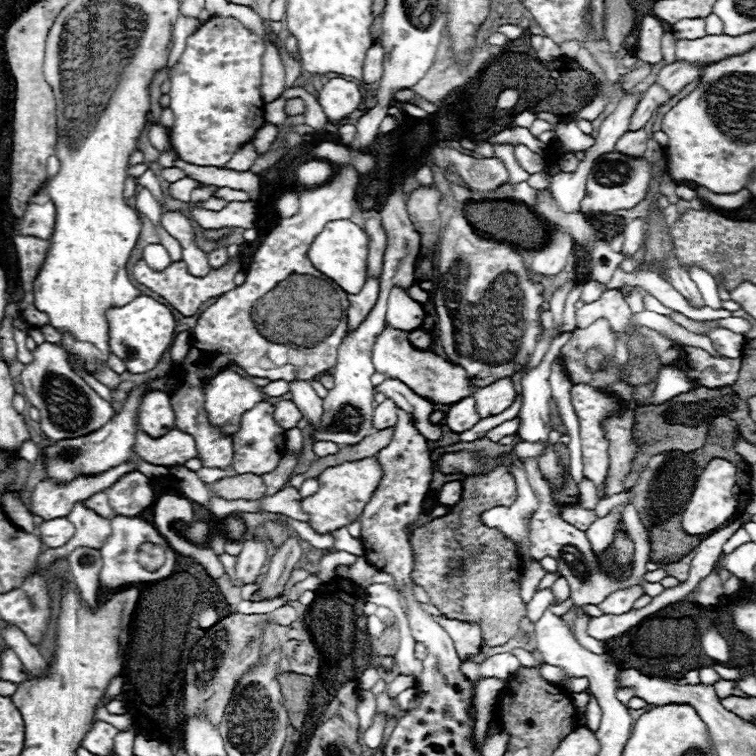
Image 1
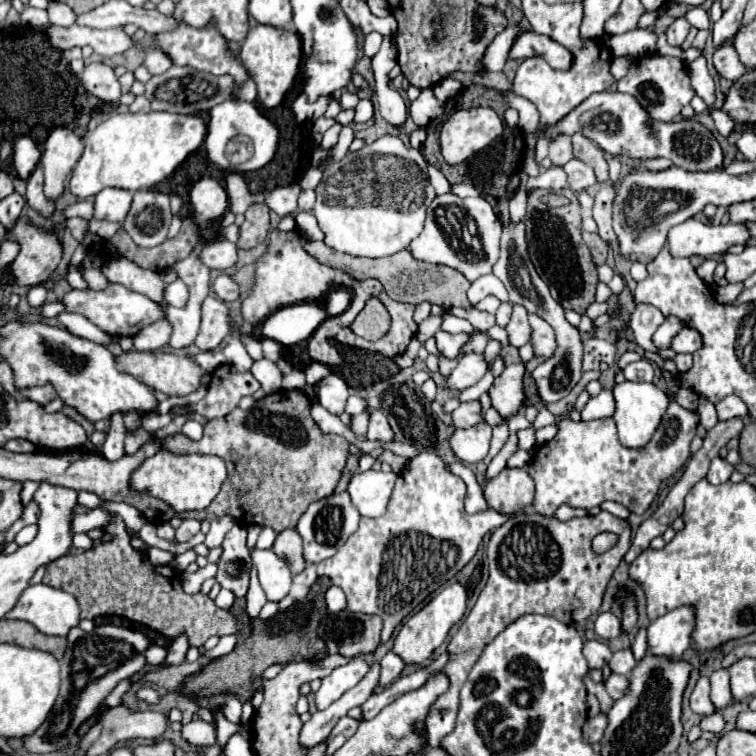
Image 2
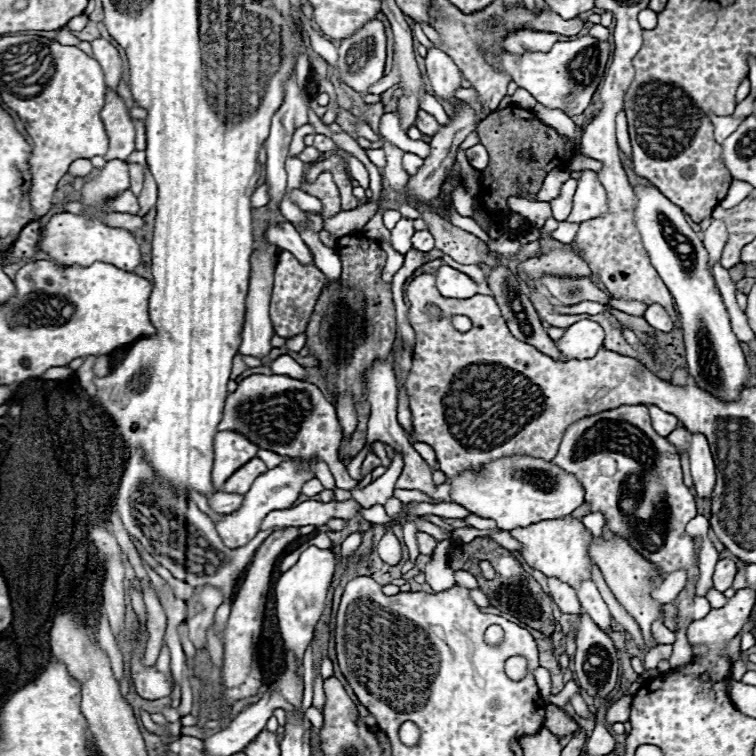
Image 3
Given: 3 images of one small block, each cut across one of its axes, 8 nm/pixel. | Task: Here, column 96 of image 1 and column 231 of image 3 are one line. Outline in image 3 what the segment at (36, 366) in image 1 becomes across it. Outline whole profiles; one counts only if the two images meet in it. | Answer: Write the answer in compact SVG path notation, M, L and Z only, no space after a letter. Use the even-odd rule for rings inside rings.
M252 374L244 378L238 384L236 392L226 398L224 416L218 424L218 430L236 430L252 440L258 448L276 452L280 456L302 460L310 460L312 456L316 456L330 466L330 472L336 478L336 488L340 490L350 492L358 484L354 478L348 476L346 466L338 460L342 432L336 410L332 402L324 398L320 388L310 382L278 374Z

